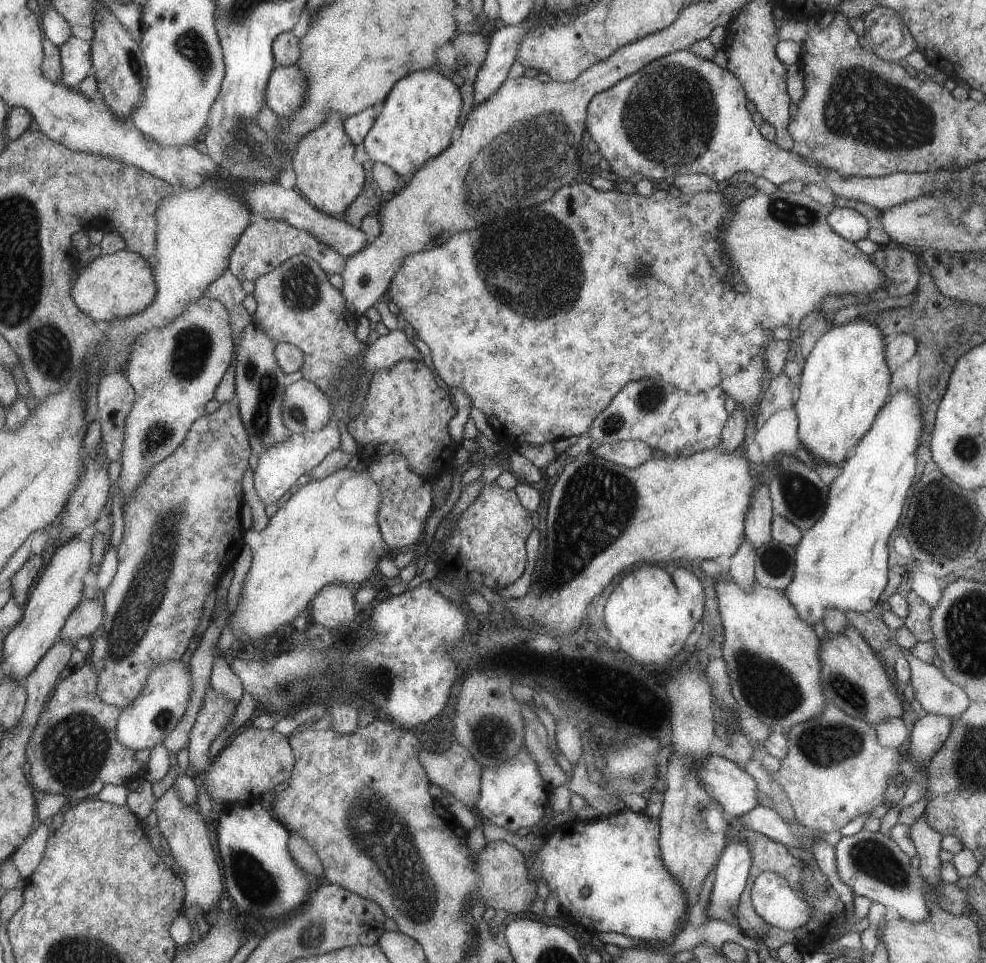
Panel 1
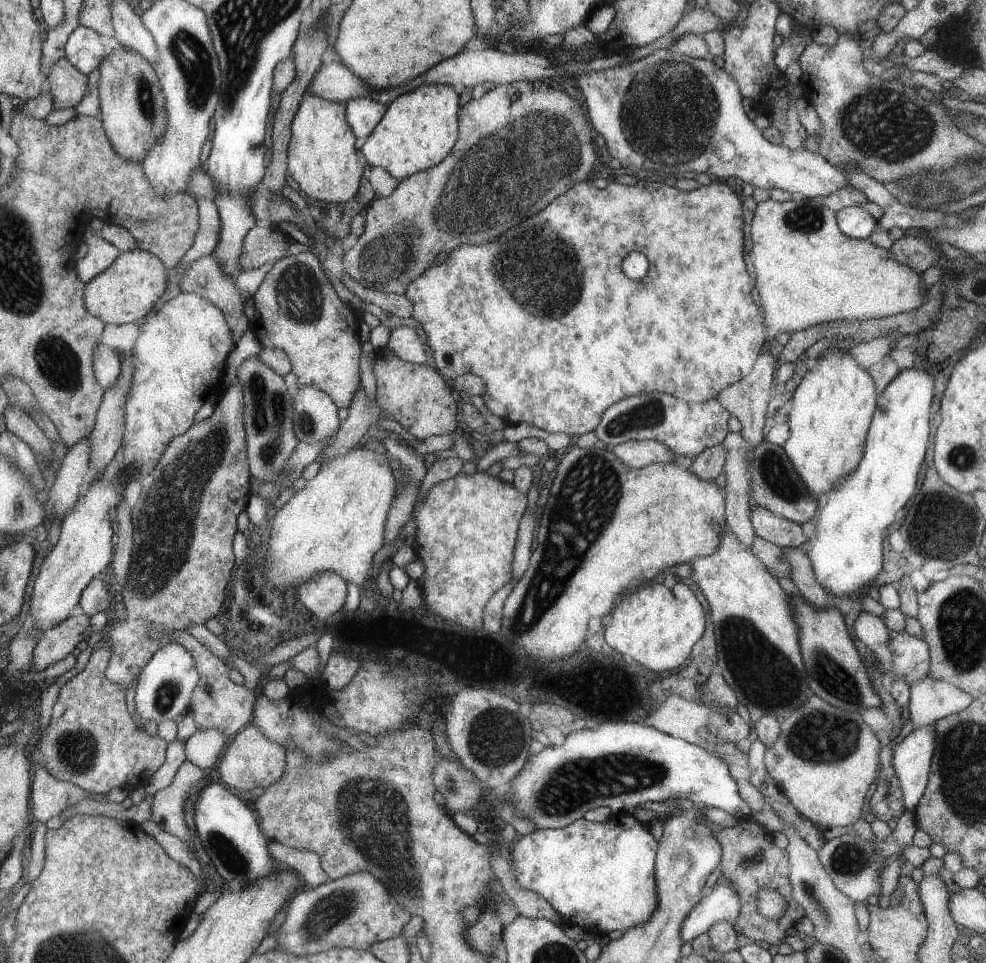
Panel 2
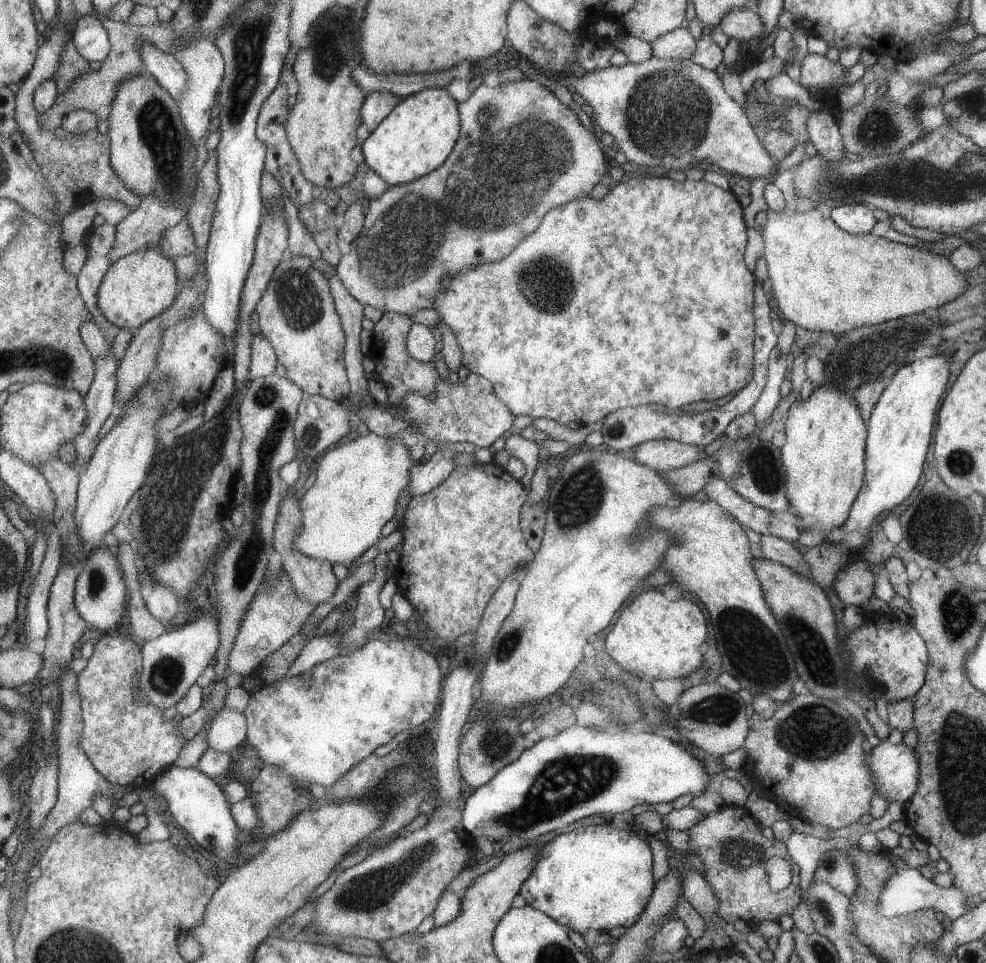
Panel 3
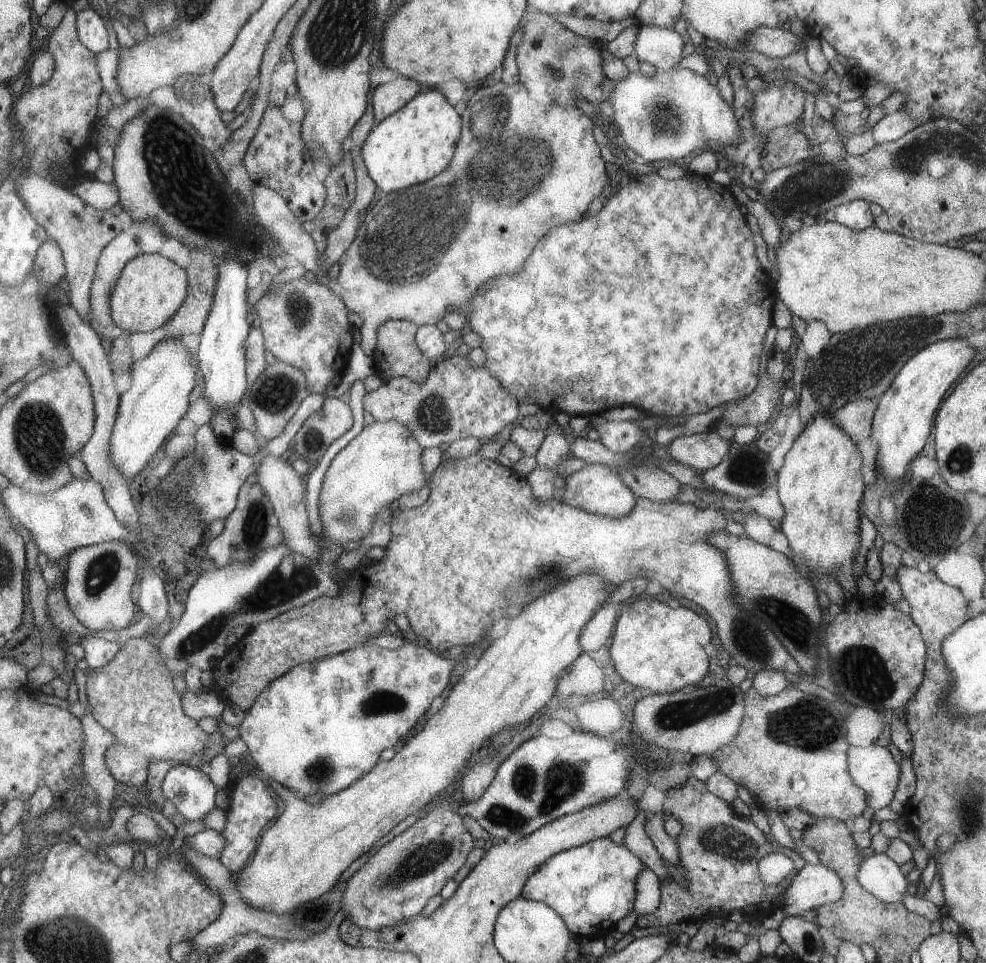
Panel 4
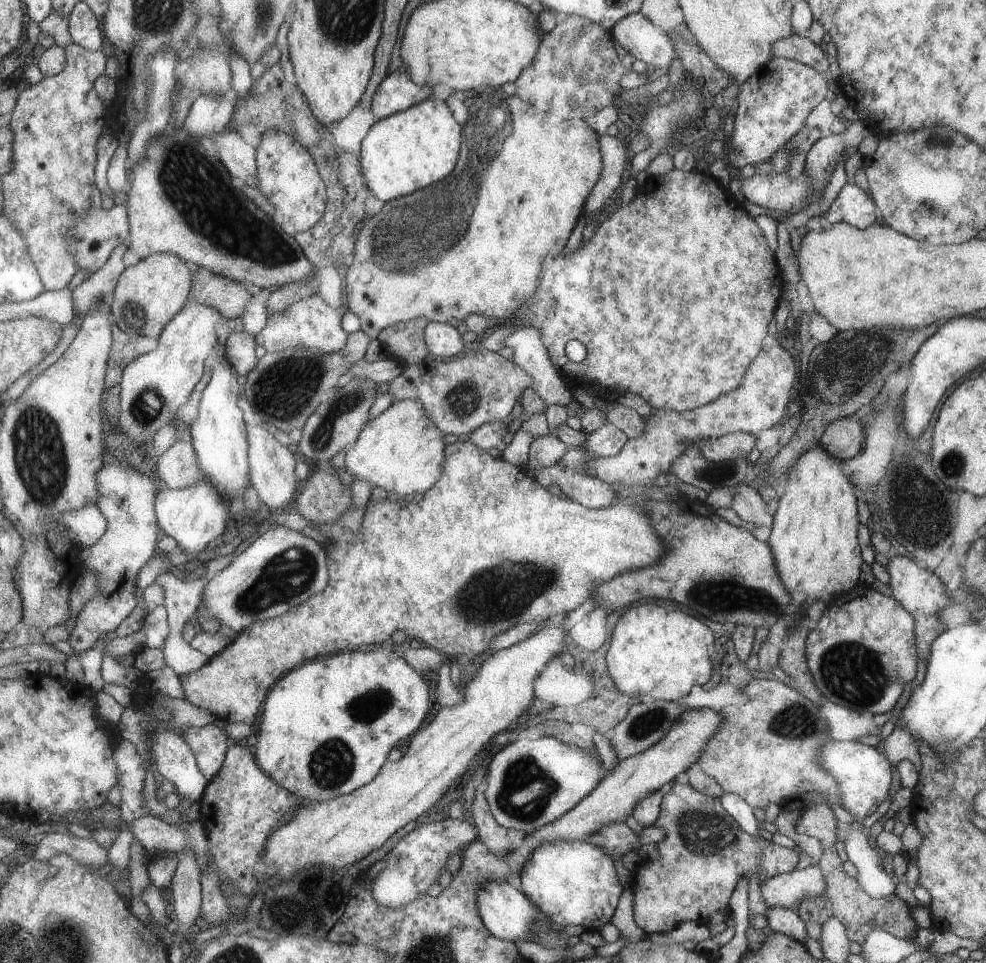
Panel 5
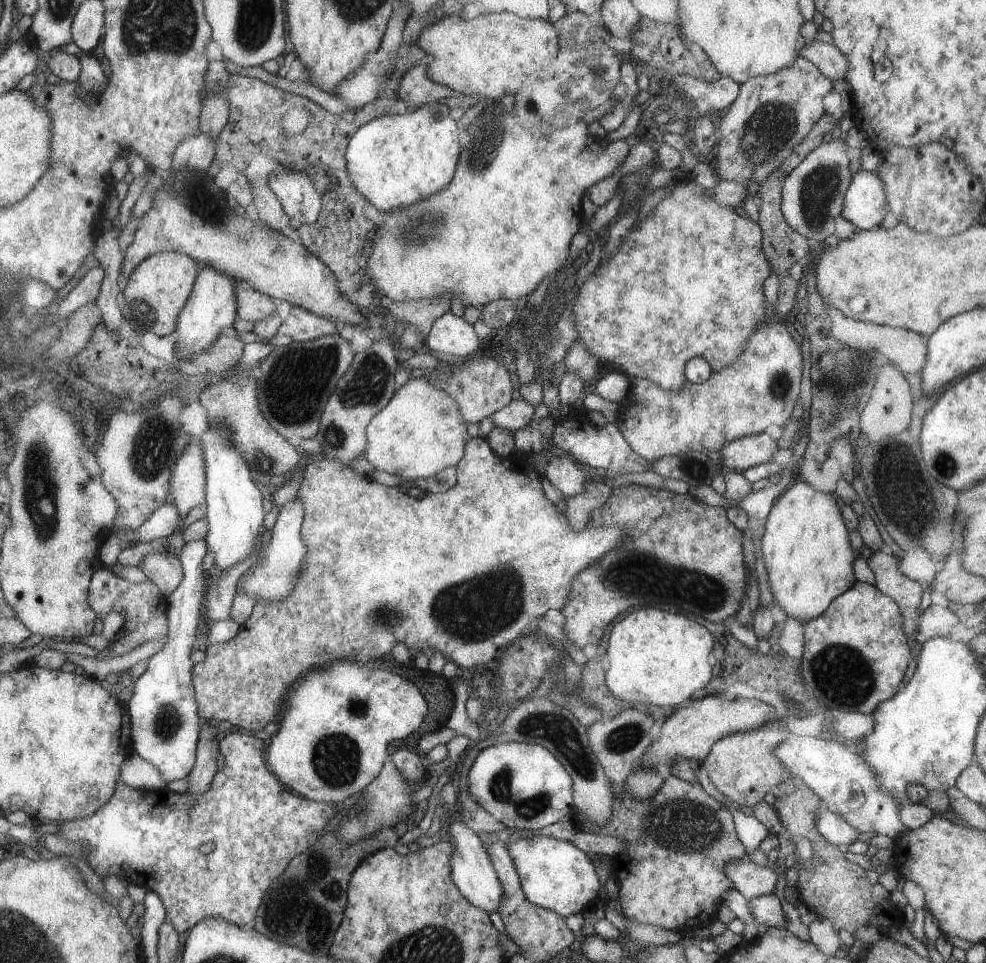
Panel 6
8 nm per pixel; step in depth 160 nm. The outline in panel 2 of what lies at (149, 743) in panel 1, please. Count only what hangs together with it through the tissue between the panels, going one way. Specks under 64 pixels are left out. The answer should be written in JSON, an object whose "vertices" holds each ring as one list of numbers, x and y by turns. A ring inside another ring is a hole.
{"vertices":[[176,640,167,641,149,657,136,683,137,720,153,720,157,725,165,720,178,720,188,710,190,698,198,681,193,655]]}

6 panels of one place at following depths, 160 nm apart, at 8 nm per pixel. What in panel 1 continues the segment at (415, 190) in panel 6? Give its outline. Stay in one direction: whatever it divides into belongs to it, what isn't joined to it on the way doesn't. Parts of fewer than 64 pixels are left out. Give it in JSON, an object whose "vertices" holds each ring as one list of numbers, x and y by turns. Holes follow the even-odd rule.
{"vertices":[[418,70,400,78,382,106,381,114,362,141,363,148,374,163,390,166,396,175,405,177,415,173,452,144,451,132,457,126,461,96,441,70]]}

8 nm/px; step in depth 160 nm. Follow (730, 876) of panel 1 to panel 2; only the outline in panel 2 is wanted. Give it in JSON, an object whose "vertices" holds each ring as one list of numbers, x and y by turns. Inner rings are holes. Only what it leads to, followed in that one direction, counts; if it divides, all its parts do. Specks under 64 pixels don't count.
{"vertices":[[720,883,713,892,702,896,700,901,684,918,680,937,683,942,705,933,715,921,725,921,731,924,738,916,740,904,730,883]]}

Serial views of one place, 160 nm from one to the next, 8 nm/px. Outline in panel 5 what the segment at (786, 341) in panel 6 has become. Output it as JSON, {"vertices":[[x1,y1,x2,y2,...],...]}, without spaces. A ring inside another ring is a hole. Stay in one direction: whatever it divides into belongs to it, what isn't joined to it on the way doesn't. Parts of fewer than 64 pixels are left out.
{"vertices":[[778,344,771,346,771,348,762,349,757,357,751,362,747,372,745,372,744,381,741,382,741,386,737,390,733,390,732,393,723,394,719,398,715,398,713,402,709,402,695,410,673,412,671,410,655,410,651,409,651,414,643,420,643,432,639,434,639,438,629,438,624,447,620,450,616,456,608,458,591,456,589,452,580,450,578,448,569,447,568,450,557,460,555,466,561,466,561,468,567,468,567,470,573,470,578,465,585,468,589,468,595,472,595,477,607,484,618,484,617,486,653,486,653,480,657,476,661,476,662,473,667,473,670,464,676,461,676,459,688,451,683,445,683,442,690,442,695,445,701,438,720,438,725,434,732,434,733,432,741,432,746,434,755,434,763,428,773,428,773,424,779,420,781,416,785,414,785,406,789,402,789,394,792,392,793,380,795,380,795,364,791,360,791,356,781,348]]}

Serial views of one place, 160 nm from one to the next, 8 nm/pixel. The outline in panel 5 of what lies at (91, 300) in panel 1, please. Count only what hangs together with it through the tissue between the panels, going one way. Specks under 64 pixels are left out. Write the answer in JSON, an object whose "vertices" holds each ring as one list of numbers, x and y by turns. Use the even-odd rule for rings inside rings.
{"vertices":[[152,253,144,257,135,266,128,267,117,282,111,301,115,323,126,334,157,339,170,322,169,318,173,319,183,306,189,284,191,272,179,257,165,253]]}

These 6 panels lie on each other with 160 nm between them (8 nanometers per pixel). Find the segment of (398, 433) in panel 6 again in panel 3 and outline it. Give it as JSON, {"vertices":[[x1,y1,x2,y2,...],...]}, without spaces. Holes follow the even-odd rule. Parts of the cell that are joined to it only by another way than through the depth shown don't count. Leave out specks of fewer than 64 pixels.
{"vertices":[[373,432,326,450,319,462,313,463,317,470,315,481,298,500,302,526,294,538,294,547,305,556,326,560,331,565,339,562,348,566,351,560,379,539,381,526,394,516,395,500,399,492,406,488,409,471,415,463,407,447,397,437,381,437]]}

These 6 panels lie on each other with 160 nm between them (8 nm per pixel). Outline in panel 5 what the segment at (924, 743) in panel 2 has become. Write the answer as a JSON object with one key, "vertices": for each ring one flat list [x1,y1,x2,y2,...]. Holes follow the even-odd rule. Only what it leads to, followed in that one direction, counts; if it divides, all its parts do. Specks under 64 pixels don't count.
{"vertices":[[832,739,825,742,825,746,821,746,819,766,835,776,835,780,839,782,839,792,841,792,841,802,843,802,841,808,849,812,856,821,861,822,871,812,875,812,875,808,883,803,887,794,890,794,889,762,875,748,869,748,860,742]]}

